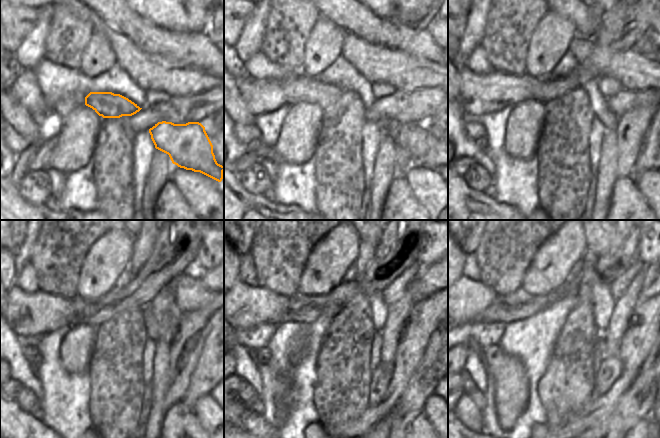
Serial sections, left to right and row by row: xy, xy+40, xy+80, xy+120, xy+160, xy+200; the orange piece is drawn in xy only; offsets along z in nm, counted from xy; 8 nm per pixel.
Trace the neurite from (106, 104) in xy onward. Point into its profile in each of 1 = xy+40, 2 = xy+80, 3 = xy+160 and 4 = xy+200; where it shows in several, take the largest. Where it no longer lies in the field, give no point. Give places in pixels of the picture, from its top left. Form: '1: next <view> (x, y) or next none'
1: next xy+40 (260, 96)
2: next xy+80 (481, 94)
3: next xy+160 (244, 306)
4: next xy+200 (468, 298)

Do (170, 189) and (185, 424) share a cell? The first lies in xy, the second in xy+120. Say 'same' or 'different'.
same

